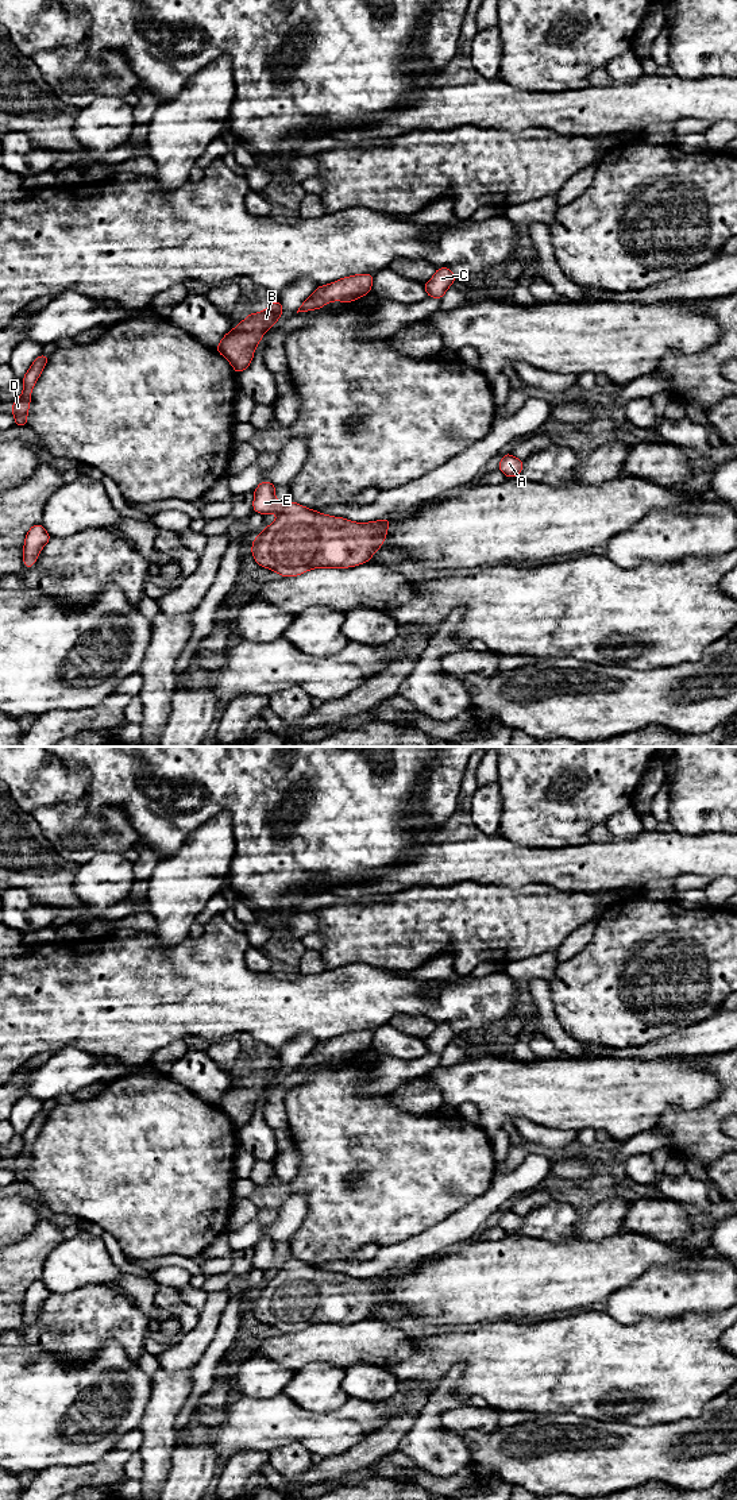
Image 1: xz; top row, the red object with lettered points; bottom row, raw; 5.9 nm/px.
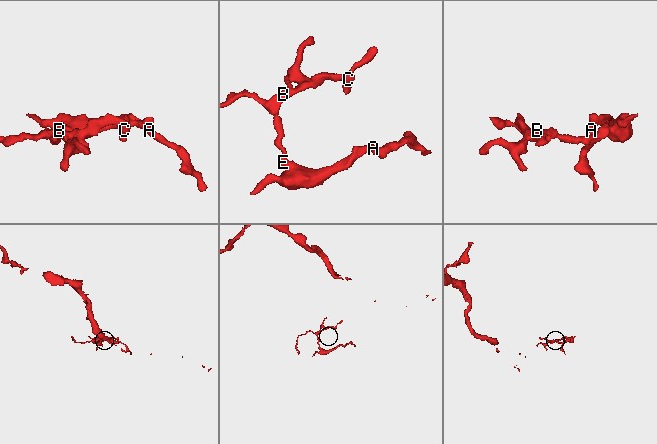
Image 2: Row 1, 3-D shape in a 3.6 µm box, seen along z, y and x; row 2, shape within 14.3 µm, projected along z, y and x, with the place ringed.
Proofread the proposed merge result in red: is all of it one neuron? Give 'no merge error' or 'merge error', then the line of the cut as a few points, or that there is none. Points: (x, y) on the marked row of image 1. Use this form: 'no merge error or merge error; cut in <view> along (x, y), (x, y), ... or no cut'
merge error; cut in xz along (281, 505), (277, 511)

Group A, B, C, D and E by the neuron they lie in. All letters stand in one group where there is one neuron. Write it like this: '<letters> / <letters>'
A / B C D E

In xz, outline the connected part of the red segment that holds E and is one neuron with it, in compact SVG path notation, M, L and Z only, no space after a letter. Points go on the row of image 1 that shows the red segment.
M262 481L254 490L252 510L265 516L279 509L281 504L275 498L275 485L269 481Z

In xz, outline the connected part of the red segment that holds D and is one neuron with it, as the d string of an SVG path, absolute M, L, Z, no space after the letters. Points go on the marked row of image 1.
M40 354L32 362L28 371L23 375L23 393L13 402L13 405L11 408L11 412L13 413L13 417L15 417L16 427L27 425L27 414L28 414L28 409L30 409L31 392L47 362L49 362L49 356Z

